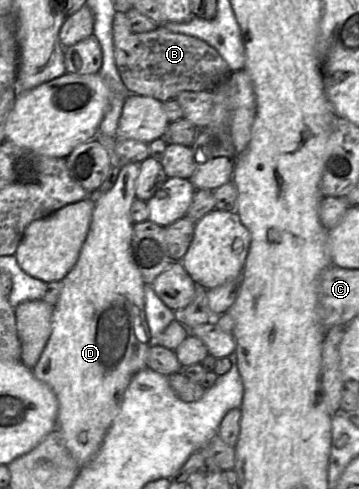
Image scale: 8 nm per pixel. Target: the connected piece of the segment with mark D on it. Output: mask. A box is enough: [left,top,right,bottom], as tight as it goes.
[32,163,154,466]

